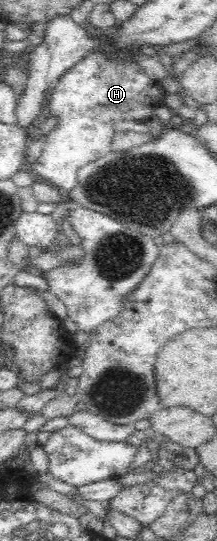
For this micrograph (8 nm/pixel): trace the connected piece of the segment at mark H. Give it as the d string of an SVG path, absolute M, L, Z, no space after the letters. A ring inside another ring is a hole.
M99 50L88 52L60 76L46 100L47 109L57 118L57 124L44 136L46 141L40 157L33 162L27 162L25 168L35 178L51 183L65 196L68 195L78 183L79 168L110 151L113 137L117 133L114 124L123 121L151 120L155 107L165 104L163 101L165 96L166 92L159 82L151 80L133 58L115 60L107 52Z

